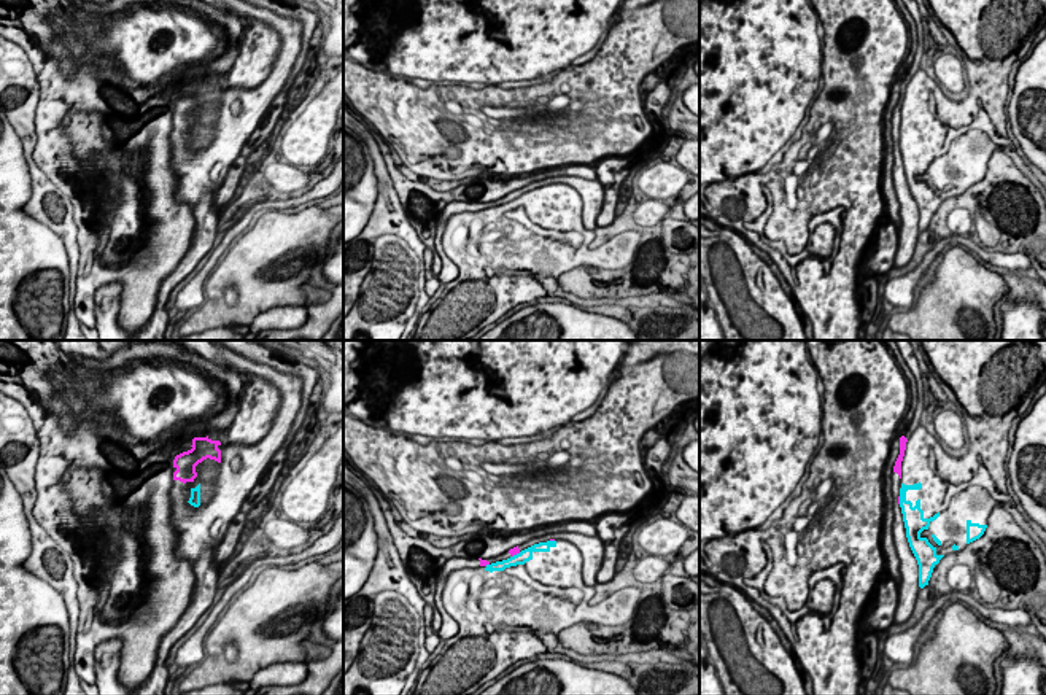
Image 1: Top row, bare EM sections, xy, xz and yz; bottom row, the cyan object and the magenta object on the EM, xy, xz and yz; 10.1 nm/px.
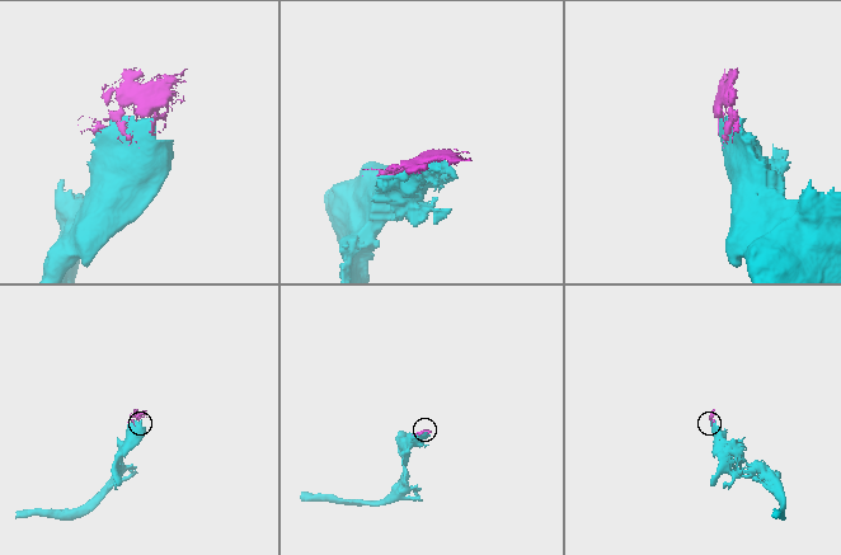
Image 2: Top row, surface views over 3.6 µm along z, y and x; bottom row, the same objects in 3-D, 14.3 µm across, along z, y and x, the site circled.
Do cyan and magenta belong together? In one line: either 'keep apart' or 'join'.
keep apart

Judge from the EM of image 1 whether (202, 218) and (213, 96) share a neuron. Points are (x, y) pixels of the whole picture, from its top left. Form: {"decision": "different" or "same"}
{"decision": "same"}

